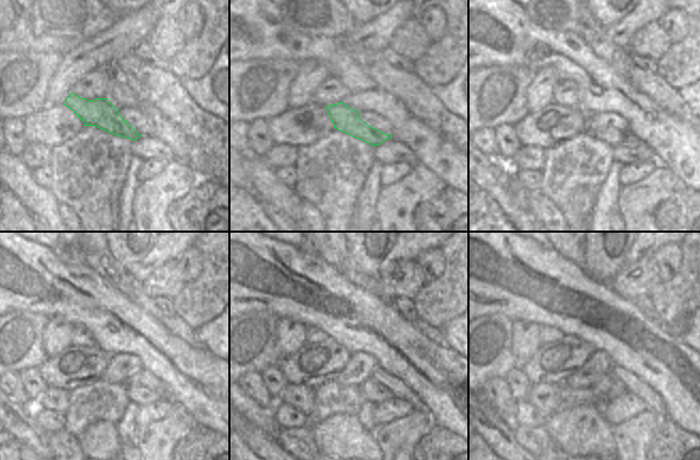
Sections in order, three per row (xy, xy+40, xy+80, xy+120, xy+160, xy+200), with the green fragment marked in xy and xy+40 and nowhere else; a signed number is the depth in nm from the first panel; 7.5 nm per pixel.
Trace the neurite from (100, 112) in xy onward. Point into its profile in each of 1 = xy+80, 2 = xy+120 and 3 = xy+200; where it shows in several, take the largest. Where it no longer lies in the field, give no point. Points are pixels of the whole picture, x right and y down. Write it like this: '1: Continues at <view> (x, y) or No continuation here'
1: Continues at xy+80 (611, 137)
2: Continues at xy+120 (141, 377)
3: Continues at xy+200 (633, 385).

